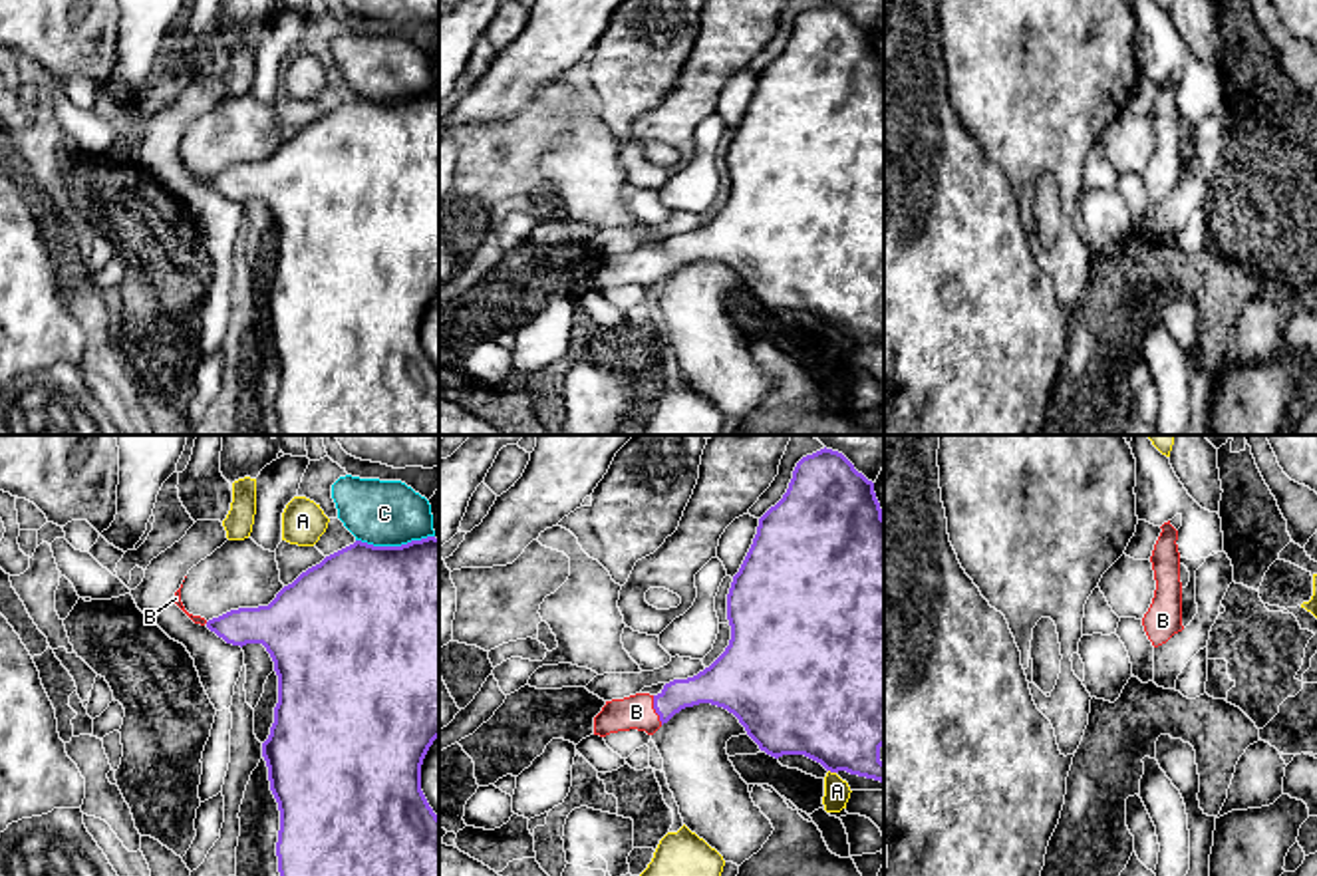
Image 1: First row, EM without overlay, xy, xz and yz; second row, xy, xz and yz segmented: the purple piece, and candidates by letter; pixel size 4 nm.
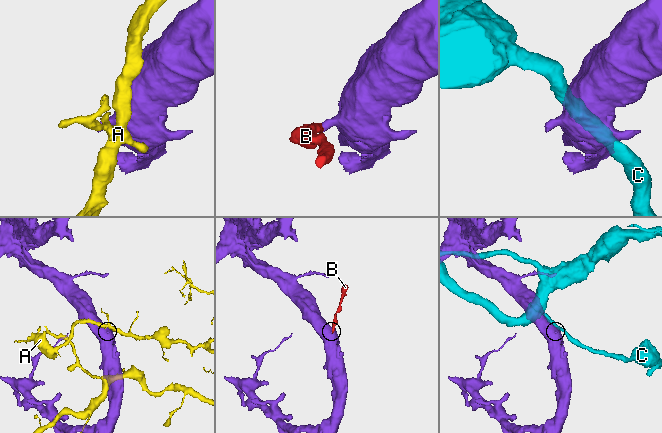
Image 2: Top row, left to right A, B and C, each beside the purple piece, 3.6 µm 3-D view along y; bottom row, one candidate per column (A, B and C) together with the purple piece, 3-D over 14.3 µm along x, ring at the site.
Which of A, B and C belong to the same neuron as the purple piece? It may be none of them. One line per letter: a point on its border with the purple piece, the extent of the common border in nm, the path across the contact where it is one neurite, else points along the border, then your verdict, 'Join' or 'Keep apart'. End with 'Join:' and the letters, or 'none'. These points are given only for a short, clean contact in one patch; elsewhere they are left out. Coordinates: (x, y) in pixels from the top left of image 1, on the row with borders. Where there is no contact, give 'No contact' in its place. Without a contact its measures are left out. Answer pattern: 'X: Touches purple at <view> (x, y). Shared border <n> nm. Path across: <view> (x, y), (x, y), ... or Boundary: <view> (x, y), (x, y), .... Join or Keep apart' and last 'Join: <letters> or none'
A: Touches purple at xz (833, 771). Shared border 40 nm. Keep apart
B: Touches purple at xz (654, 708). Shared border 130 nm. Path across: xz (712, 686), (654, 708), (636, 712). Join
C: Touches purple at xy (394, 547). Shared border 320 nm. Keep apart
Join: B

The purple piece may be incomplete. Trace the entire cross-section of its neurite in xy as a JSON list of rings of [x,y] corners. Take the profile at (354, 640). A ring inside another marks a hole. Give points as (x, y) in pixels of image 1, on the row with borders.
[[[439,538],[401,546],[356,540],[268,606],[230,610],[207,628],[232,646],[262,644],[274,661],[278,703],[262,757],[280,810],[280,876],[439,876],[439,816],[421,791],[421,765],[439,737]]]

